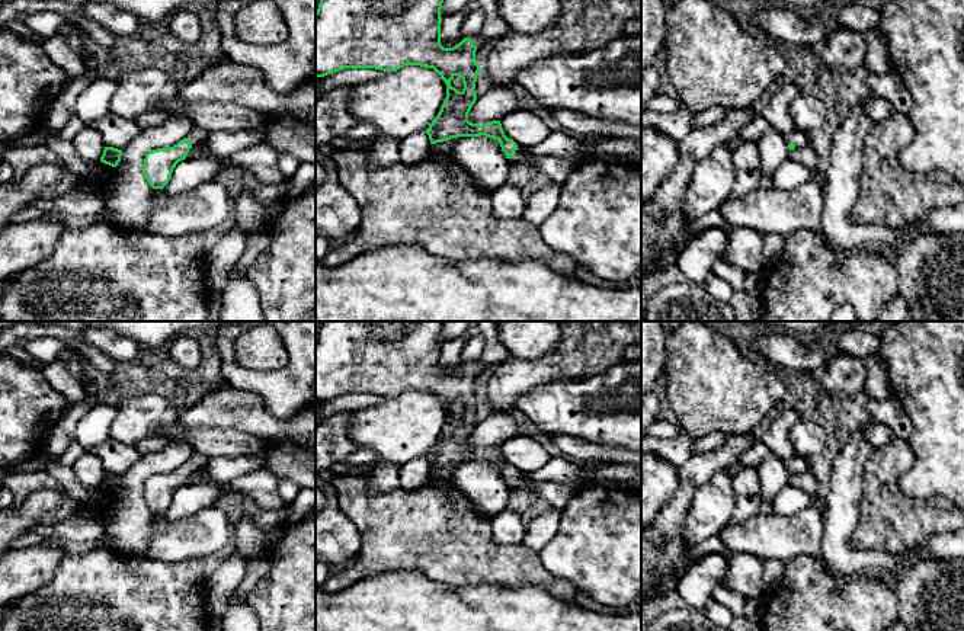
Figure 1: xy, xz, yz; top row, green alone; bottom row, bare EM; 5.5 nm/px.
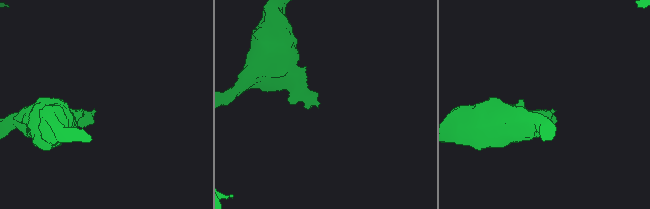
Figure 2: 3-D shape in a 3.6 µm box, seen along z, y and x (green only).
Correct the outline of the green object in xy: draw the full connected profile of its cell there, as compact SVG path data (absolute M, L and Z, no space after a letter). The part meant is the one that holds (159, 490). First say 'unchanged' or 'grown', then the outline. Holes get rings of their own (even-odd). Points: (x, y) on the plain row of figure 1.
grown | M196 454L173 473L151 475L145 480L142 499L153 515L163 515L172 505L176 490L186 484L189 475L208 464L205 455Z

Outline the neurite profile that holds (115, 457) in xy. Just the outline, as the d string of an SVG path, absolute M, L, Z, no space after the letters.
M113 439L93 448L90 452L99 457L105 473L118 475L131 470L141 457L135 445L125 445Z

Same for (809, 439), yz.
M800 420L790 430L790 442L797 455L811 458L826 449L827 436L822 426Z

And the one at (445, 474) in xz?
M451 464L448 467L443 468L436 468L436 470L430 470L429 474L429 483L446 483L446 484L452 484L454 483L454 471L457 470L458 464Z

